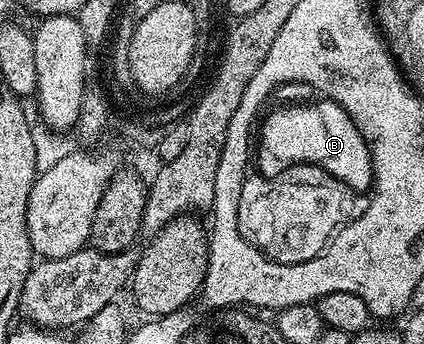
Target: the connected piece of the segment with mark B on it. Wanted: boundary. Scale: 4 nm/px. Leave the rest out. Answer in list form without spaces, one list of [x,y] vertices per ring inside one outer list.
[[[320,99],[318,103],[288,107],[270,114],[258,139],[256,169],[266,178],[274,178],[297,164],[322,167],[342,183],[367,192],[372,186],[372,155],[353,119],[335,101]]]

